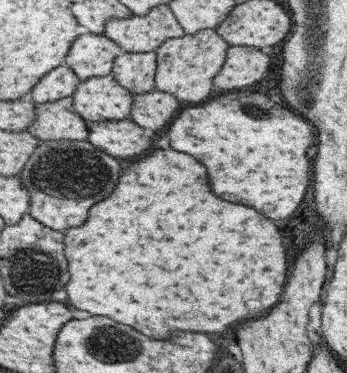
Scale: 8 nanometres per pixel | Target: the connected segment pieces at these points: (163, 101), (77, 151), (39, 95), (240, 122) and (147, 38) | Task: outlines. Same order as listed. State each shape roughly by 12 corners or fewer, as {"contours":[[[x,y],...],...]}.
{"contours":[[[173,94],[133,95],[131,120],[162,130],[180,110]],[[40,140],[19,172],[29,215],[64,232],[122,168],[87,140]],[[57,66],[32,88],[33,102],[71,96],[79,77]],[[258,92],[182,110],[170,148],[268,218],[310,184],[314,128]],[[167,4],[107,20],[124,52],[155,51],[185,32]]]}

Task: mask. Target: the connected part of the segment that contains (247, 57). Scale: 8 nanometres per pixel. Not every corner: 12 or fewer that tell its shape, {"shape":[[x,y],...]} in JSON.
{"shape":[[229,45],[214,92],[264,80],[272,60],[260,49]]}

